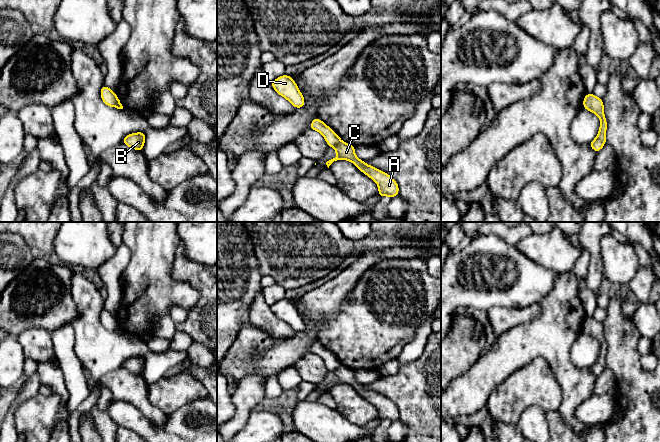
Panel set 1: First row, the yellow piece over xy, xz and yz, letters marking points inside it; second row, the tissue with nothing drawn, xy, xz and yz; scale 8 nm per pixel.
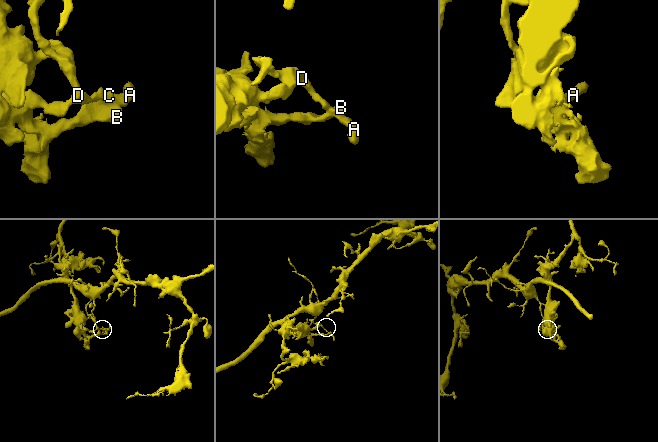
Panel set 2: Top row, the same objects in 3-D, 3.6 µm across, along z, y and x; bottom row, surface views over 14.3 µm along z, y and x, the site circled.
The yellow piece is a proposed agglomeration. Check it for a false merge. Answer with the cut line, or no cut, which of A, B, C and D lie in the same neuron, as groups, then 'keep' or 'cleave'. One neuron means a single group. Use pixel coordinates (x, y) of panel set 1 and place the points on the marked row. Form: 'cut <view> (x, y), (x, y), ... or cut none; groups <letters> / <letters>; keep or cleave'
cut xz (341, 140), (334, 147); groups A B C / D; cleave

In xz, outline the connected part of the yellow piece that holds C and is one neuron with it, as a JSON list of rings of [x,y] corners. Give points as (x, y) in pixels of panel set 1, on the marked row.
[[[343,141],[334,147],[337,156],[326,162],[327,167],[337,160],[348,160],[352,162],[362,173],[366,174],[378,185],[378,195],[380,198],[389,196],[390,198],[399,195],[398,183],[387,173],[371,165],[367,165],[364,160],[358,159],[355,154],[355,146]]]

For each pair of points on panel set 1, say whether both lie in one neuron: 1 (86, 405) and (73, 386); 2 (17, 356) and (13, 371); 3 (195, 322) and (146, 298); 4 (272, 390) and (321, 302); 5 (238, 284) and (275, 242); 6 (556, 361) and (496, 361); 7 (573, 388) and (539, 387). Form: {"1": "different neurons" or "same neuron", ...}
{"1": "different neurons", "2": "same neuron", "3": "different neurons", "4": "different neurons", "5": "different neurons", "6": "same neuron", "7": "different neurons"}

